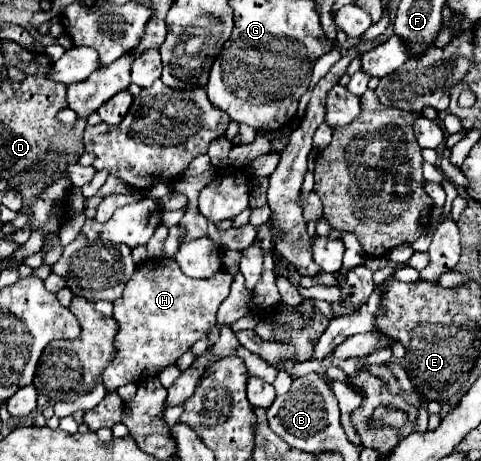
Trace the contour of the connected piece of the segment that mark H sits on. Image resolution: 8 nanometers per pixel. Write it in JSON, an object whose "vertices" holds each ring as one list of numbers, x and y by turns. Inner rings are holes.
{"vertices":[[152,258,138,264,124,288,124,296,114,302,114,320,118,322,118,334,114,340,116,356,102,374,102,384,106,386,106,392,116,392,120,386,136,382,136,370,138,376,160,374,162,368,176,362,196,340,204,338,208,328,216,324,216,312,224,302,224,298,228,296,230,284,232,284,232,274,228,272,218,272,216,276,206,280,188,278,180,270,174,258]]}

